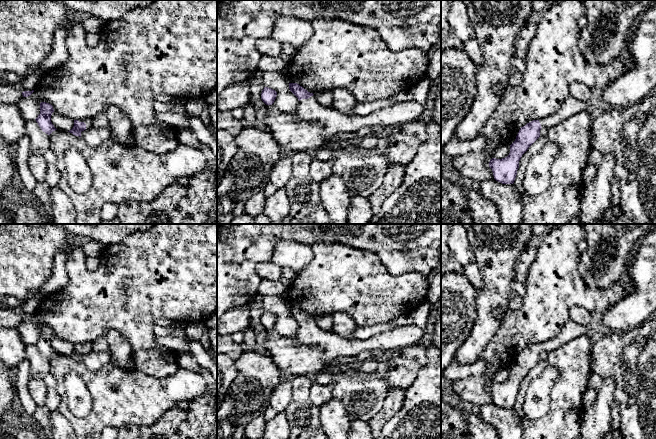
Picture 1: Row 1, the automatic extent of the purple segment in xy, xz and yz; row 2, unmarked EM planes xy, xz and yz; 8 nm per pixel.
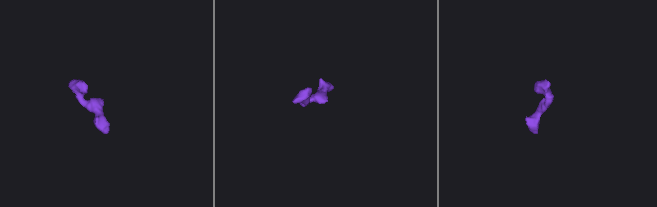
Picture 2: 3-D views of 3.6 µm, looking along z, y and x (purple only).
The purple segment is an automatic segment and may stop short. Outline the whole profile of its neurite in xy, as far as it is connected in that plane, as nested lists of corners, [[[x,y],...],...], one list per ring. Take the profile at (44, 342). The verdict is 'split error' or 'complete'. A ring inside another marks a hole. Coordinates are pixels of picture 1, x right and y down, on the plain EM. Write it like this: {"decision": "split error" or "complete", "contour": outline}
{"decision": "complete", "contour": [[[46,326],[40,327],[40,338],[35,343],[43,356],[50,359],[57,354],[51,346],[51,339],[54,336],[53,330]]]}

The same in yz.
{"decision": "split error", "contour": [[[568,319],[560,333],[546,342],[533,344],[521,351],[515,365],[510,369],[510,377],[502,383],[492,382],[489,391],[494,403],[502,408],[513,408],[519,392],[519,385],[528,372],[540,361],[542,351],[551,352],[567,342],[587,333],[587,327]]]}

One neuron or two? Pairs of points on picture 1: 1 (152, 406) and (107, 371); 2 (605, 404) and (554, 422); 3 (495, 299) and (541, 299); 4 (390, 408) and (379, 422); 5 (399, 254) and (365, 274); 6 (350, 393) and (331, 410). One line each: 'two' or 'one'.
1: one
2: two
3: two
4: one
5: two
6: two

